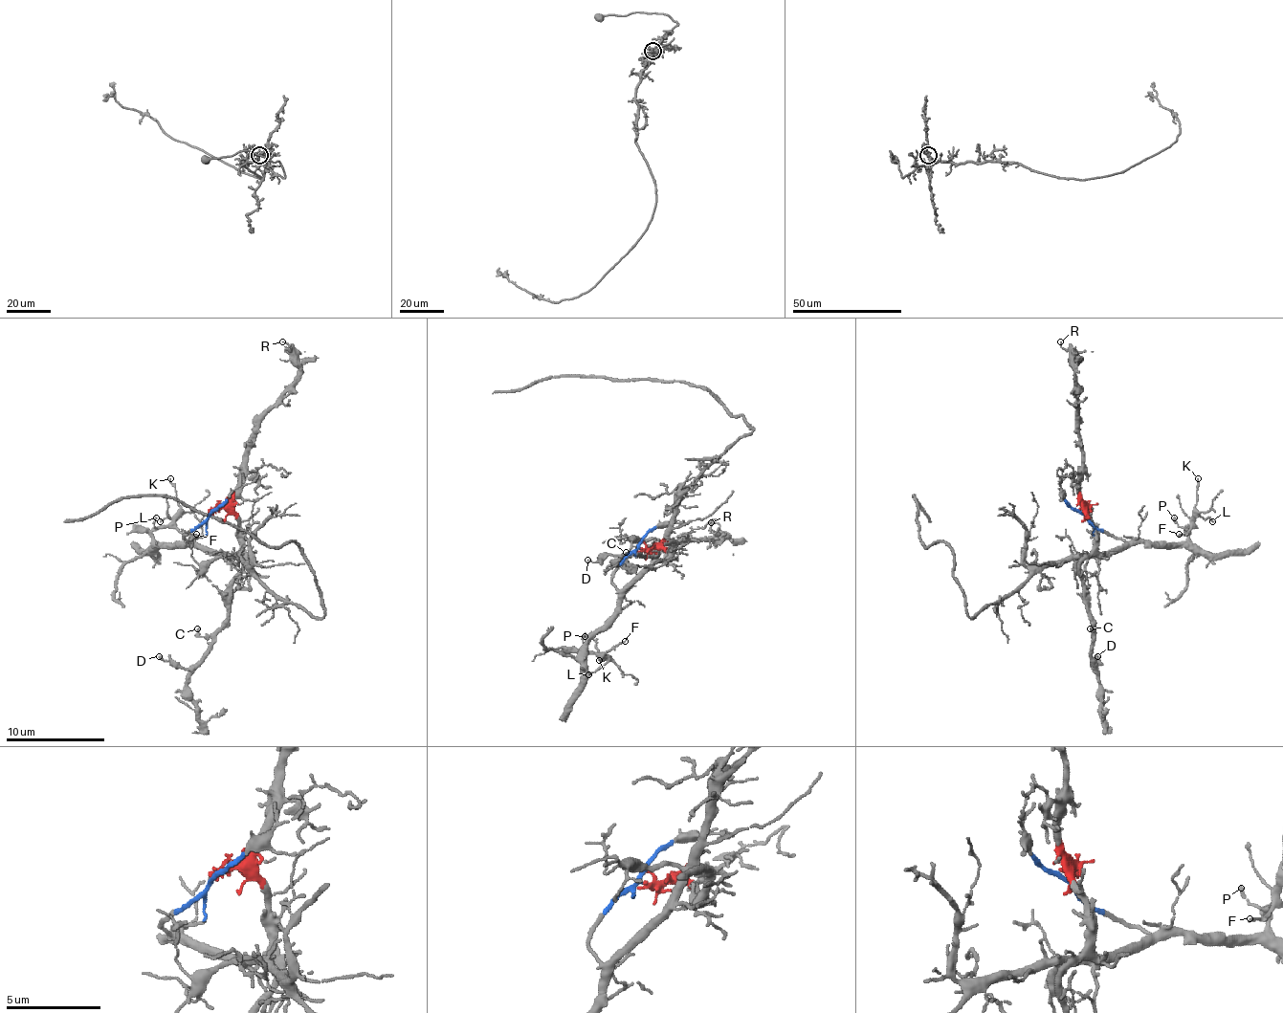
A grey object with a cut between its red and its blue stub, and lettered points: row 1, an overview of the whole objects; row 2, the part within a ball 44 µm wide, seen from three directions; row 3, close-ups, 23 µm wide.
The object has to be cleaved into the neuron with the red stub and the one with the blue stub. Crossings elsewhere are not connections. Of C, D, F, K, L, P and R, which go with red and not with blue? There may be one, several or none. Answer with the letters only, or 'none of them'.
C, D, R

